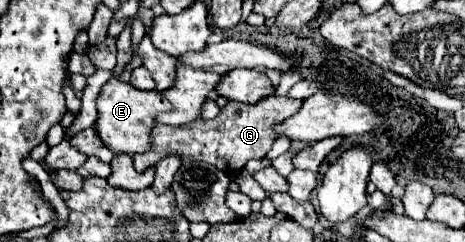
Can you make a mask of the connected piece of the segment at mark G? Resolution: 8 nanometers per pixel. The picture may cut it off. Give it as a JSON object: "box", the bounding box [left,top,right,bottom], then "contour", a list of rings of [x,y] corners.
{"box":[133,96,303,176],"contour":[[[267,96],[267,100],[259,100],[259,104],[253,106],[241,102],[227,102],[219,110],[217,118],[195,120],[195,124],[183,124],[183,128],[157,124],[151,130],[151,148],[143,154],[135,154],[133,164],[139,172],[143,172],[145,168],[157,164],[161,158],[169,154],[185,154],[185,160],[209,162],[219,170],[227,172],[229,176],[233,176],[247,164],[247,160],[263,158],[269,152],[273,140],[277,138],[271,132],[271,126],[291,118],[301,108],[301,104],[303,104],[301,100],[293,100],[287,96],[285,98]]]}

